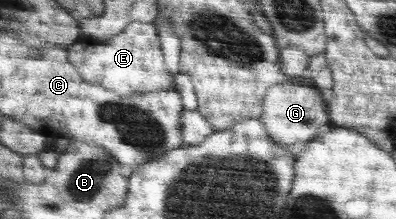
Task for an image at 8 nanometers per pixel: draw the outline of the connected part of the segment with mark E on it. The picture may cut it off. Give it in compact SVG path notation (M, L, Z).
M134 22L124 33L106 41L86 37L79 40L69 52L73 64L81 70L81 76L87 82L99 82L101 86L118 92L121 96L133 96L137 92L163 92L177 86L173 74L165 64L156 23Z

